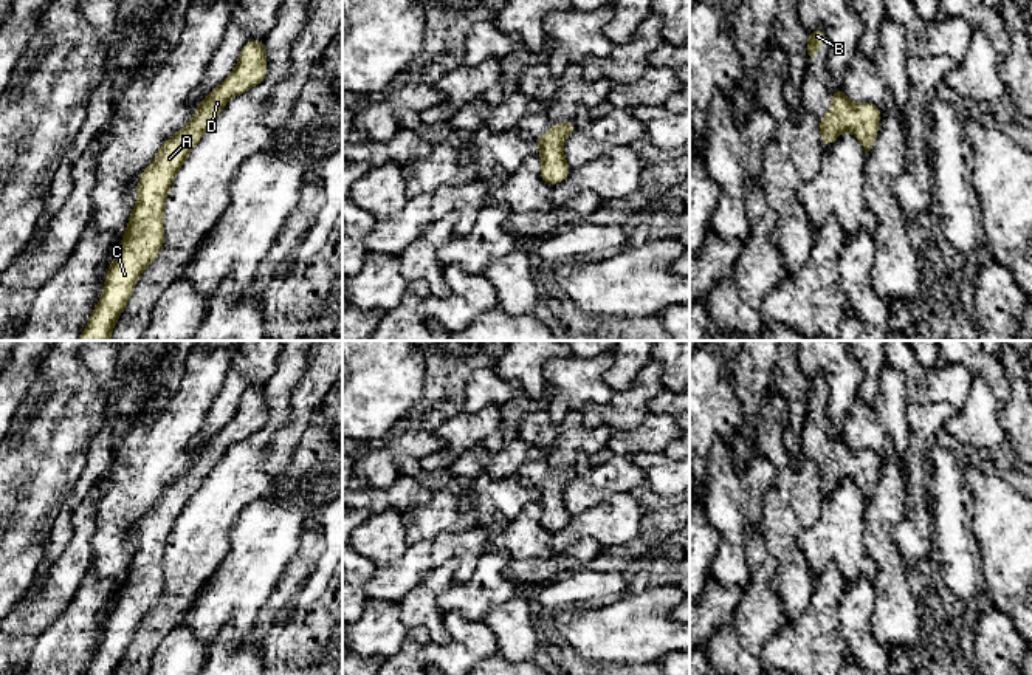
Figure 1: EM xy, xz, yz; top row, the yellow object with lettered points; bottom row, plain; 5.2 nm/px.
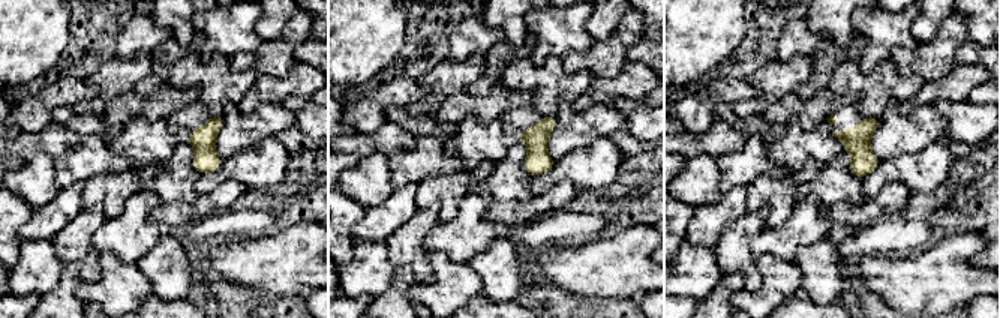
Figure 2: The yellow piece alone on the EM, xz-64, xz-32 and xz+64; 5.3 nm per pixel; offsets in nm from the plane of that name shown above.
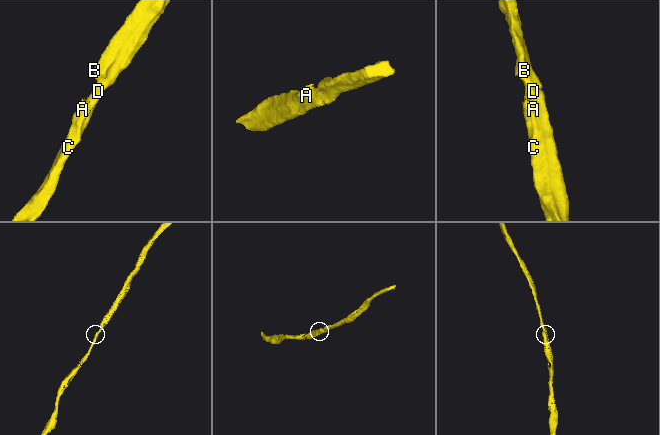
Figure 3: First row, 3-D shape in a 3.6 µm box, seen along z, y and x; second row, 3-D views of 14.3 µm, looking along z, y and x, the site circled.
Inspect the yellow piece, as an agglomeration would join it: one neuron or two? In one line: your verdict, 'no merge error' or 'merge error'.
no merge error

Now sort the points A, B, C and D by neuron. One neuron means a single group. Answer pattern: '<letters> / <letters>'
A B C D

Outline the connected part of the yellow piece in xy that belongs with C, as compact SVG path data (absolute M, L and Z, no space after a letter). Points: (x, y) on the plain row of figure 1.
M249 387L232 420L198 451L187 472L161 492L155 506L139 522L136 551L129 564L127 577L104 625L105 633L99 650L85 675L115 673L133 641L138 624L160 602L164 590L163 560L178 516L226 449L260 430L265 423L265 387Z

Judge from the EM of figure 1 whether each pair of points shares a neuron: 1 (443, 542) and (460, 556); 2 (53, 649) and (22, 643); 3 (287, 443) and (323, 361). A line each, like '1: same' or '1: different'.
1: same
2: different
3: same

